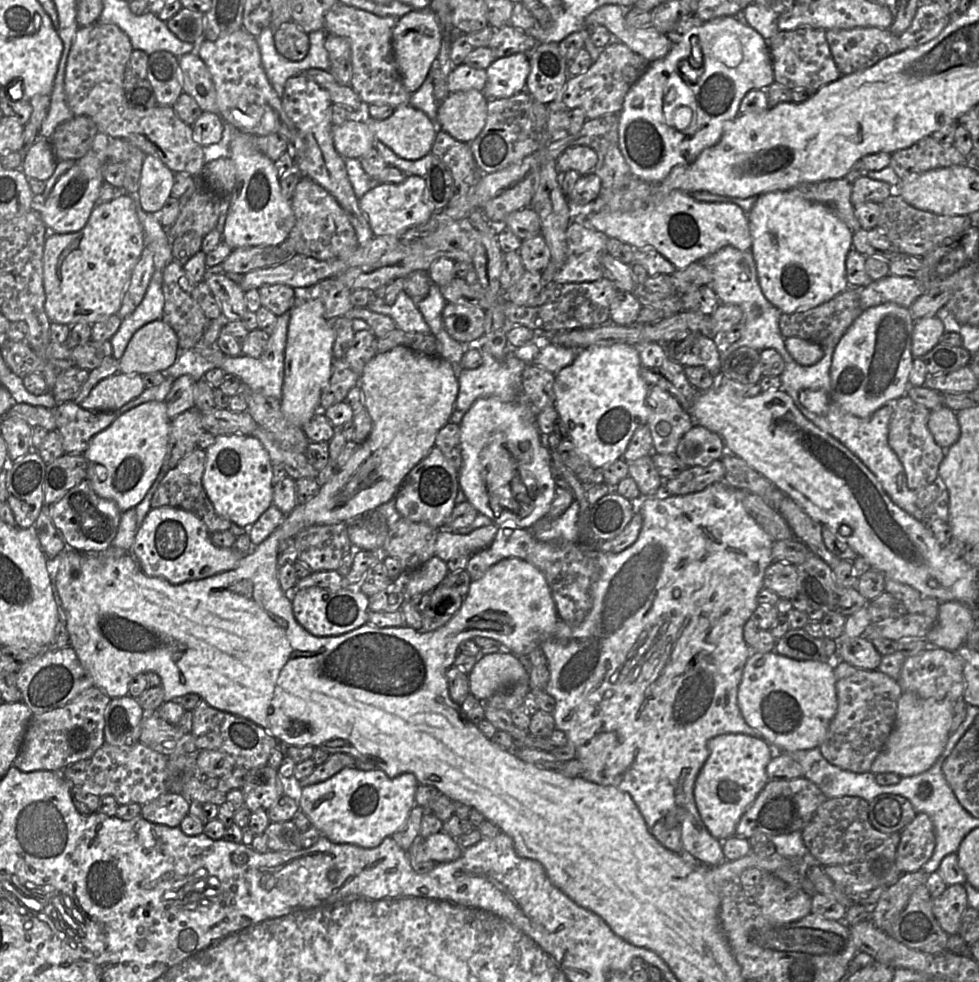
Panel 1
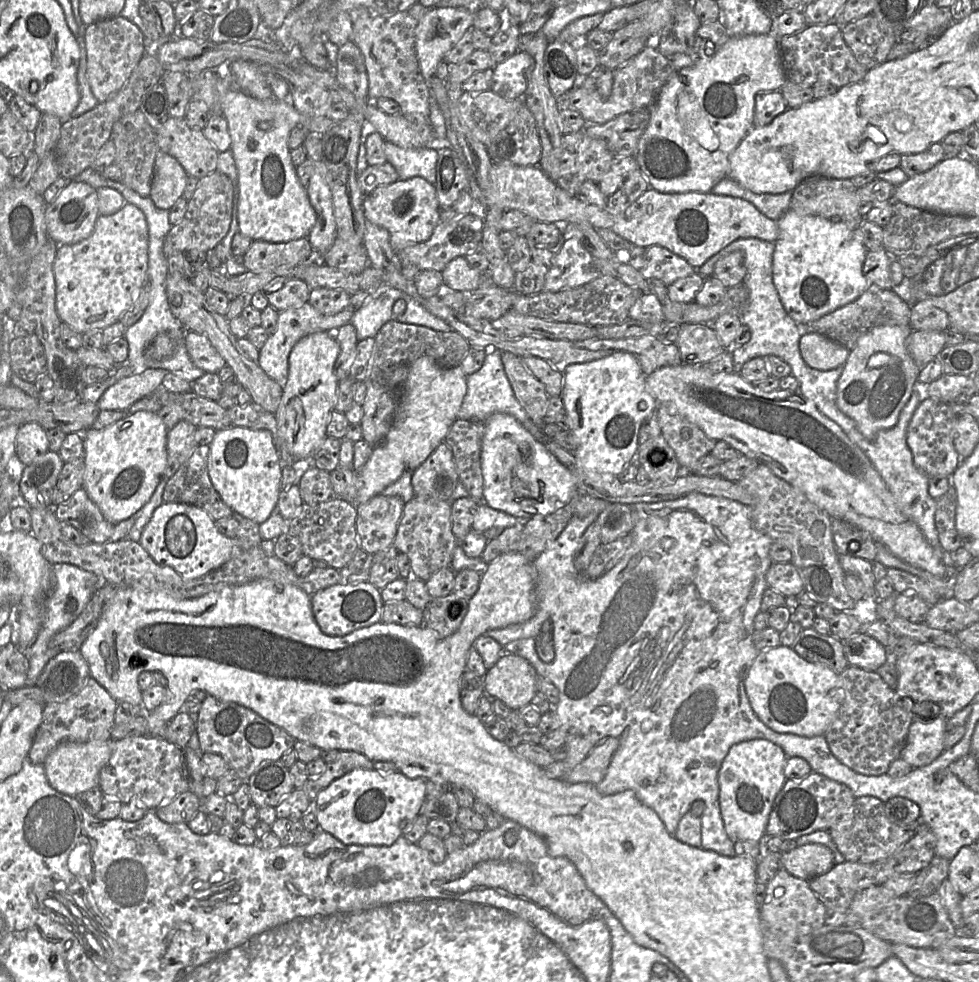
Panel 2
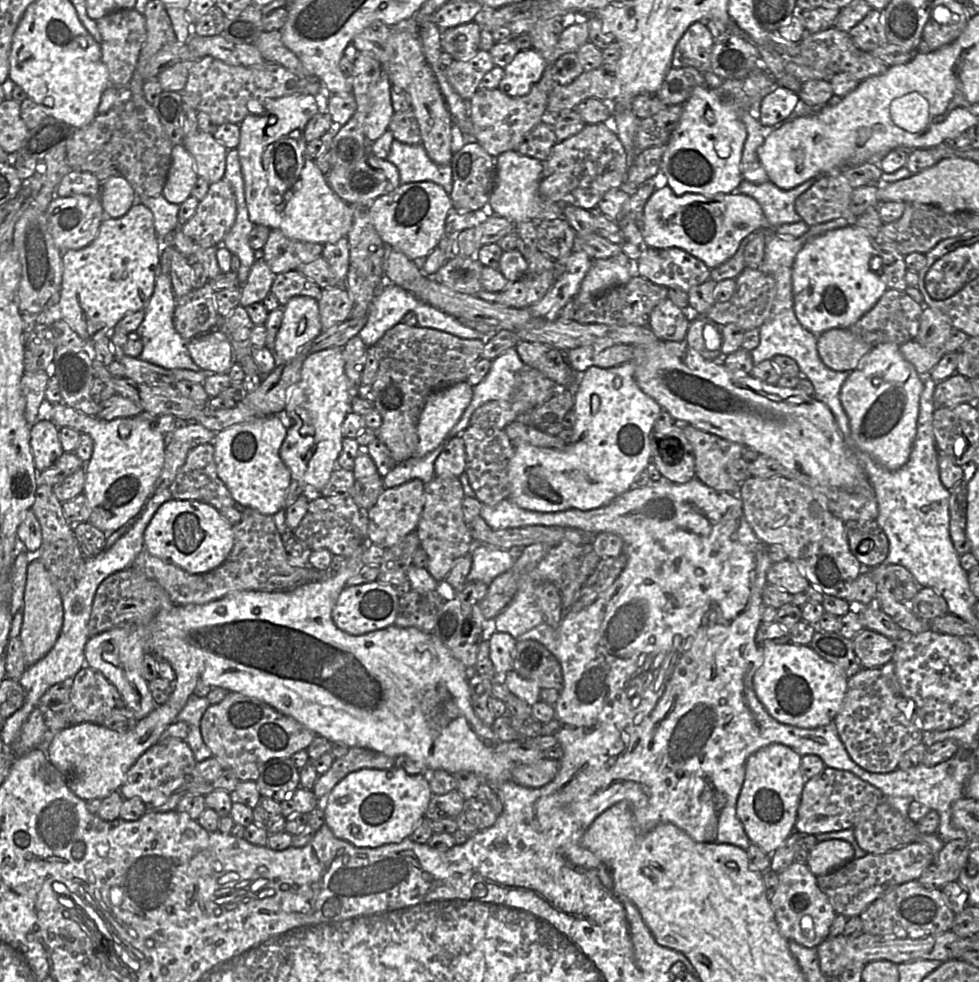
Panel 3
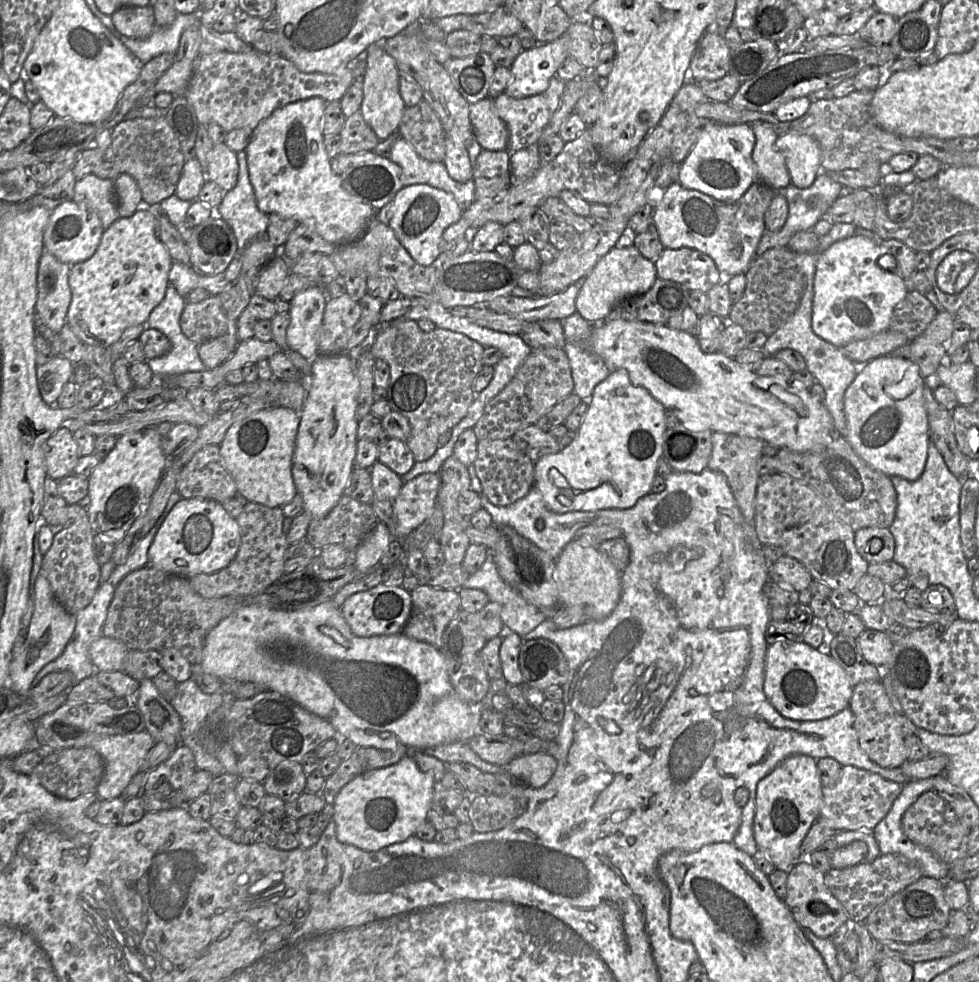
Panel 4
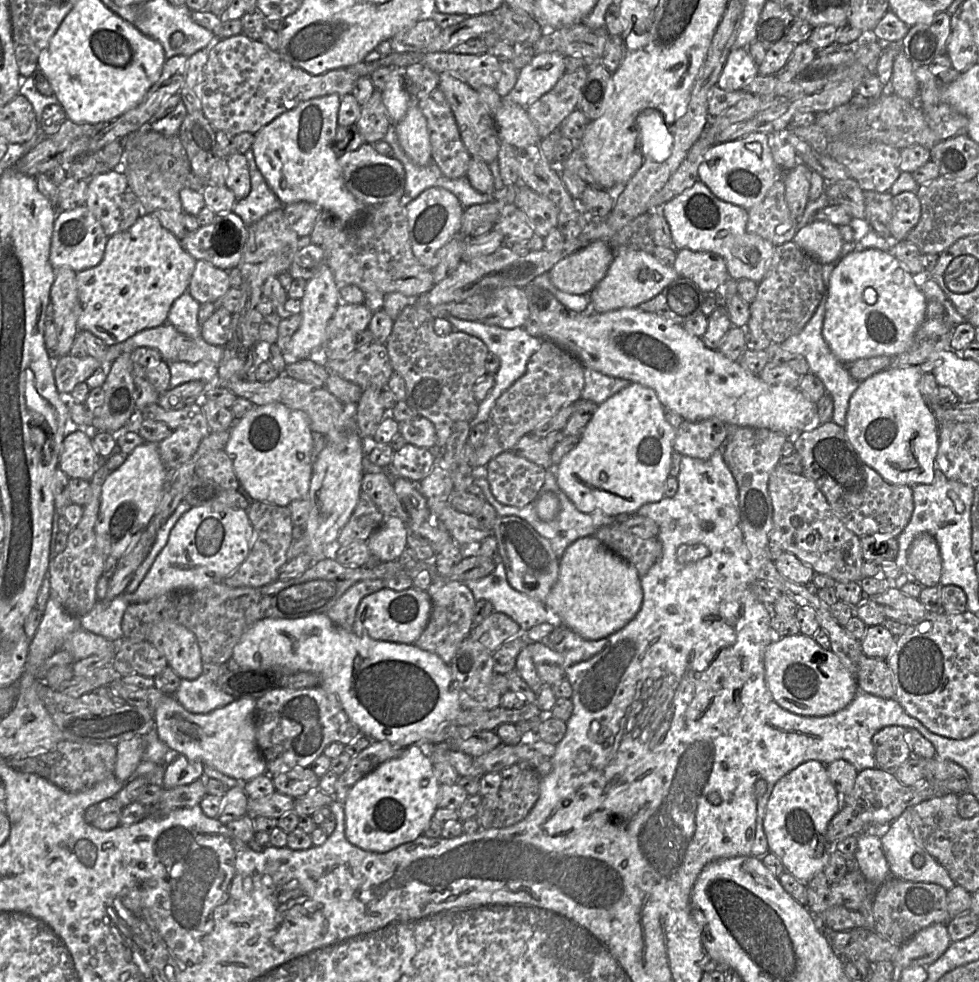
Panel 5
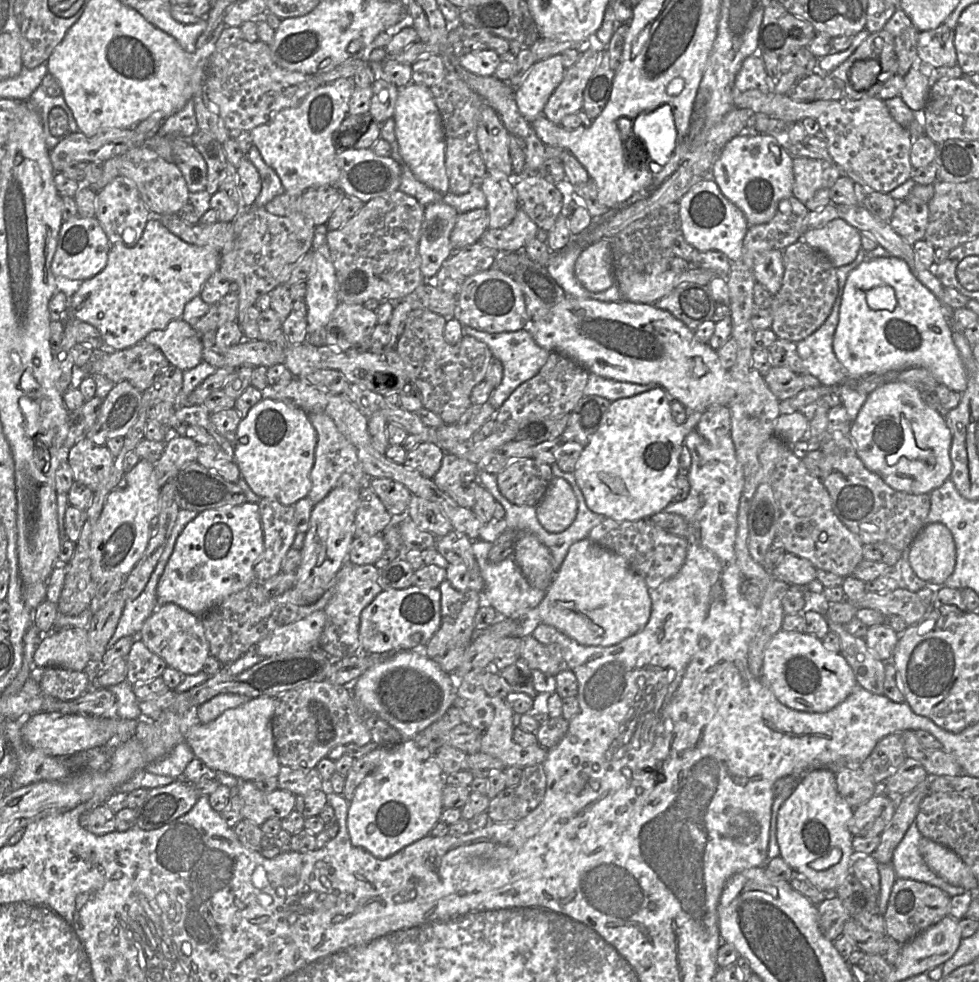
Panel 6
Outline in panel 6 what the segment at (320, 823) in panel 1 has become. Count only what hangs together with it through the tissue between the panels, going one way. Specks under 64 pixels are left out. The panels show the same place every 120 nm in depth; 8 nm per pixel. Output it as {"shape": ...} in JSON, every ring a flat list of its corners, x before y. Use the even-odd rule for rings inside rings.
{"shape":[[404,740,390,747,378,766,369,773,355,790,347,813,347,830,351,843,378,859,389,858,412,843,429,836,429,832,440,821,443,807,442,791,445,774,429,756,412,740]]}

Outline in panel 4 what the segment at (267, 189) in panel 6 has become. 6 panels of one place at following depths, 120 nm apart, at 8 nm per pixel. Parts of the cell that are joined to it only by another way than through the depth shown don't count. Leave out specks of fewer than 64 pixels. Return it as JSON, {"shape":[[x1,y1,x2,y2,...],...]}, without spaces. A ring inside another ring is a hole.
{"shape":[[245,151,237,153,237,161,237,183,233,189,225,192,223,201,214,213,231,227,242,251,252,240,266,236,269,215,257,207]]}

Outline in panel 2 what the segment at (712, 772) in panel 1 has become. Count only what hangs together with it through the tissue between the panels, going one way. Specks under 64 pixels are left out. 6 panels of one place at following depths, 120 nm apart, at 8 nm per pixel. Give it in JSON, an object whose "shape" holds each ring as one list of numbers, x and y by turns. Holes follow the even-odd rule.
{"shape":[[763,738,730,747,718,772,718,804,725,831,734,842,750,840,759,844,767,835,766,825,775,797,787,780,784,774,787,758,781,747]]}

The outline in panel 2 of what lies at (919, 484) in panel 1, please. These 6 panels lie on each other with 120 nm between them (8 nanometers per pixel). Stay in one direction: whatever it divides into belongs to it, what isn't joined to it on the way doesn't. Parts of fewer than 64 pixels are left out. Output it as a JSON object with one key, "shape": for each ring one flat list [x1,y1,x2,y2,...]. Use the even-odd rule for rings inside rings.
{"shape":[[932,397,922,400,916,408,907,428,906,440,912,452,915,466,927,476,951,477,963,458,954,442,954,427,959,414,947,402]]}

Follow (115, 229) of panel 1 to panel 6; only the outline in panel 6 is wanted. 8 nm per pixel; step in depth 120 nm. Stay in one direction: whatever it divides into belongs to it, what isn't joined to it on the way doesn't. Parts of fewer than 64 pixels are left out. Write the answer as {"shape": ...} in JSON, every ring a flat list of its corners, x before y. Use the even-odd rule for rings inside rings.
{"shape":[[151,216,136,245,110,246,107,264,92,278,84,280,70,291,70,315,72,318,95,327,109,350,123,350,143,341,154,330,164,329,172,320,181,319,185,305,199,296,207,279,219,270,220,252,211,246,188,244,167,230,159,218]]}

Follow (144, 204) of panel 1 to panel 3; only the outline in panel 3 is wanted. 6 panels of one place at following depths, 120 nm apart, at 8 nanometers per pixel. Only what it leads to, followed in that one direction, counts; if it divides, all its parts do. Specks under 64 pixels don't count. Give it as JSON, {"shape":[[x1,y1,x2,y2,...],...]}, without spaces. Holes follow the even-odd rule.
{"shape":[[173,145,172,163,161,195,170,203,180,205,191,196,198,178,191,154,183,145]]}

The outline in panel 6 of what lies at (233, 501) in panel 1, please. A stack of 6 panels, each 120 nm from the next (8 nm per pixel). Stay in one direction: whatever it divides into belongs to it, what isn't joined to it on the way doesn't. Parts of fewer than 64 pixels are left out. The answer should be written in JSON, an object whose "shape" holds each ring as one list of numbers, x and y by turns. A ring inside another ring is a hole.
{"shape":[[262,398,238,424,233,460,257,496,294,506,309,496,316,445,317,432,304,410,281,400]]}

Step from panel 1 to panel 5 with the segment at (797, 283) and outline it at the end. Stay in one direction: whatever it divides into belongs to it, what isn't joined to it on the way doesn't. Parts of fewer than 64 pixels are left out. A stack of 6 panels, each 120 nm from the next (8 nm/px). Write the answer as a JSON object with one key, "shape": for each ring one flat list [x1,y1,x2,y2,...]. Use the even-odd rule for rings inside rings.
{"shape":[[873,248,851,251,836,261,829,276,823,338,846,365,863,358,895,357,915,342,915,333,926,320,927,301,913,275,891,253]]}

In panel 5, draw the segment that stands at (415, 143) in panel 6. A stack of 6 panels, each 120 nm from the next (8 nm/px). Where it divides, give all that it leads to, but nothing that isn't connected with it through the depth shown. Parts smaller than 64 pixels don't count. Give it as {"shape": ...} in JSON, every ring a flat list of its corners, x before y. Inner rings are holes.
{"shape":[[412,100,406,115,396,124,396,134,402,149,412,161,420,166,433,163,427,120,416,101]]}

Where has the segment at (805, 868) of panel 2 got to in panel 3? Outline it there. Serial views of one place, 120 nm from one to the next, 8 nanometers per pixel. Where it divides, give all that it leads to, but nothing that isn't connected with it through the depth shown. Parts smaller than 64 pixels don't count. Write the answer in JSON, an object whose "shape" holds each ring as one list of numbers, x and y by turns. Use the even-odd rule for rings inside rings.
{"shape":[[844,840,819,841,810,851,806,865,816,875,830,873,854,859,853,846]]}

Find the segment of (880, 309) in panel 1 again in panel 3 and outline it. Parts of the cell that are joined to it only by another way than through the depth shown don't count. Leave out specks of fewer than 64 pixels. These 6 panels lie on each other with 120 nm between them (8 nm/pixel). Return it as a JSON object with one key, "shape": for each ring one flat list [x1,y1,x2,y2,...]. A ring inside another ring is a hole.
{"shape":[[879,343,865,354,856,369,850,372,842,385,840,400,849,418,852,435,857,445,878,463,895,471,909,460,917,435,920,396,924,388,924,376,901,353,895,343]]}

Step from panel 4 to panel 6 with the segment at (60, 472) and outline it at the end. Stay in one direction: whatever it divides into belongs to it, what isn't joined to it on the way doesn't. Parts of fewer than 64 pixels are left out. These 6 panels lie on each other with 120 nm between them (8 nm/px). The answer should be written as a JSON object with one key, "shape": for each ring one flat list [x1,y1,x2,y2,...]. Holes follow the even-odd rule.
{"shape":[[84,437,69,450,67,461,72,469,74,480,94,492,109,476,114,456,106,446,99,446,88,437]]}

